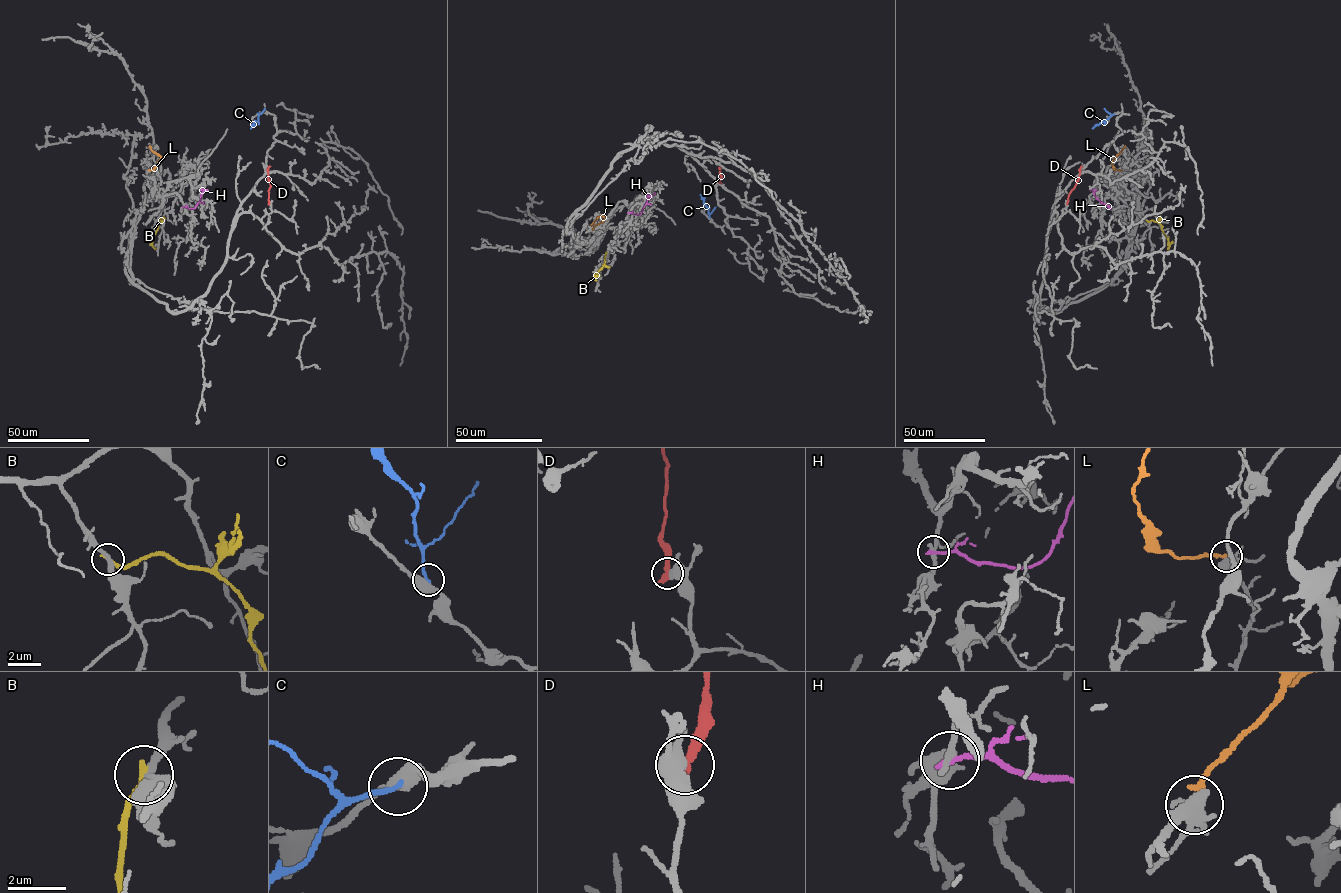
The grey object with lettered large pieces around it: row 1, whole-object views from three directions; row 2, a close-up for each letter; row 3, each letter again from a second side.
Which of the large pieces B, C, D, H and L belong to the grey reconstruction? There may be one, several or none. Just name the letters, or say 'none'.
none

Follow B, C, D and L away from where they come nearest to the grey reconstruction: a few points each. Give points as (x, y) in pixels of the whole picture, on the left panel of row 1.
B: (162, 221), (152, 238), (151, 244), (156, 249)
C: (259, 114), (250, 128)
D: (269, 203), (270, 166)
L: (148, 170), (154, 169), (161, 157), (150, 146)

